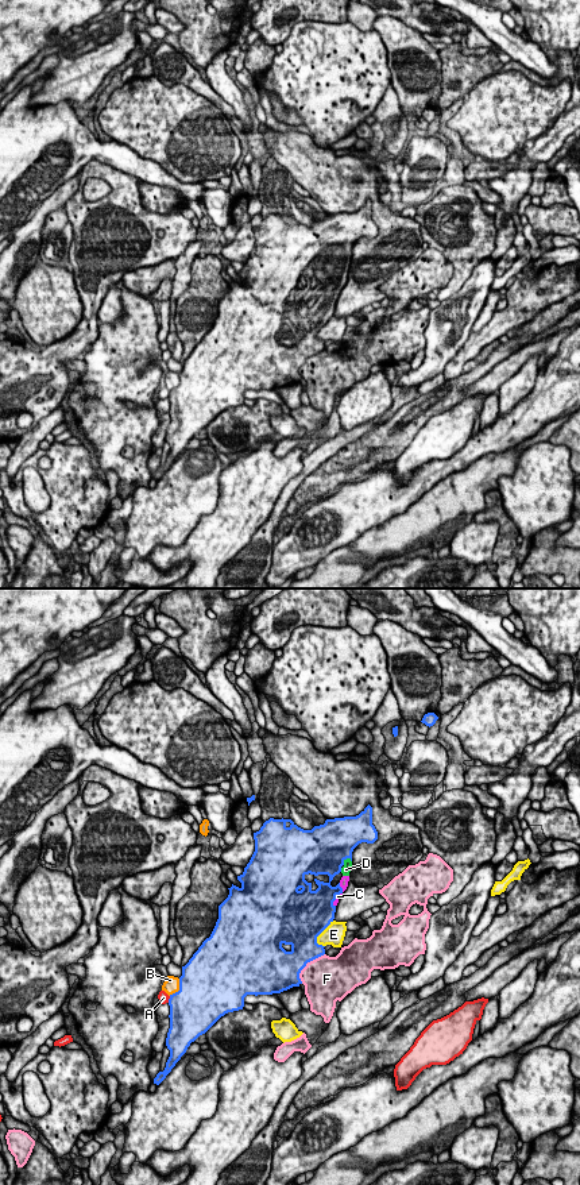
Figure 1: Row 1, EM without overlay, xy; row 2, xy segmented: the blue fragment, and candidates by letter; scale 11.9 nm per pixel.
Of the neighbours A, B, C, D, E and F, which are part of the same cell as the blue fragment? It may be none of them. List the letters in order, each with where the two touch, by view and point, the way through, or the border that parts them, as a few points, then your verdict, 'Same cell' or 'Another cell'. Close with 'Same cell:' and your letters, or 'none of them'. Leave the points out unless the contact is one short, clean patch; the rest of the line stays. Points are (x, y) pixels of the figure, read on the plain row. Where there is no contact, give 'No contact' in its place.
A: Touches blue at xy (169, 394). Another cell
B: Touches blue at xy (180, 385). Another cell
C: Touches blue at xy (337, 289). Same cell
D: Touches blue at xy (345, 254). Same cell
E: Touches blue at xy (321, 327). Another cell
F: Touches blue at xy (305, 361). Another cell
Same cell: C, D

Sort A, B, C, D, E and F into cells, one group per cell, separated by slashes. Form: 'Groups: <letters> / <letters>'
Groups: A / B / C D / E / F

